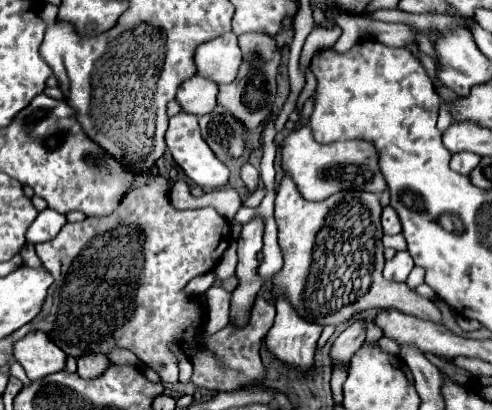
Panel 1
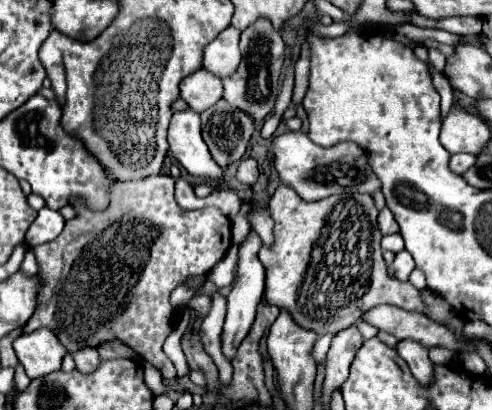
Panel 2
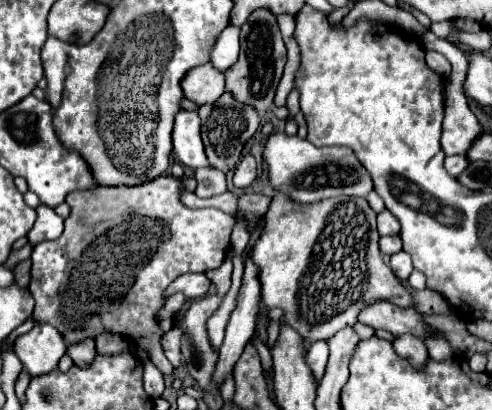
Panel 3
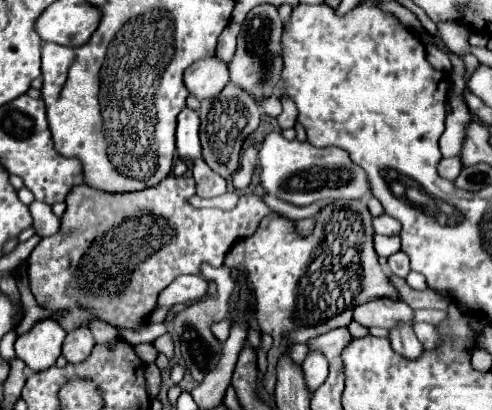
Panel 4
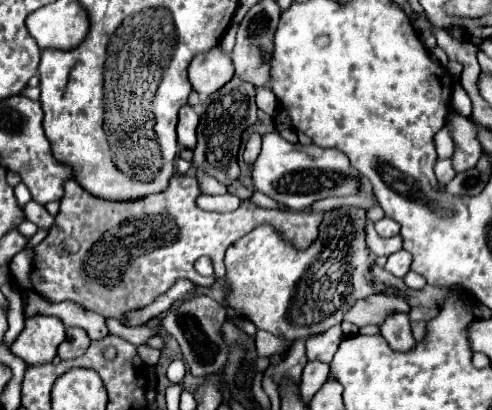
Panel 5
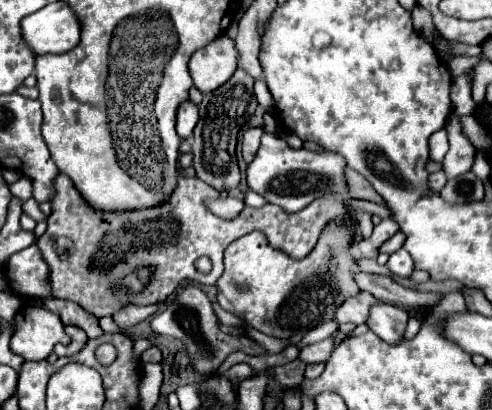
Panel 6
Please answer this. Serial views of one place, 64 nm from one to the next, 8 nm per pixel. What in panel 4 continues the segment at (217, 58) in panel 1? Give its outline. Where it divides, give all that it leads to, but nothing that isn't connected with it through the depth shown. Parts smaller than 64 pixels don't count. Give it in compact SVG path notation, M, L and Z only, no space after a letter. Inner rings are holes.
M230 22L224 32L220 34L220 40L218 40L218 48L216 48L216 56L224 62L230 62L232 56L234 56L234 50L236 50L236 36L240 32L240 24L236 22Z

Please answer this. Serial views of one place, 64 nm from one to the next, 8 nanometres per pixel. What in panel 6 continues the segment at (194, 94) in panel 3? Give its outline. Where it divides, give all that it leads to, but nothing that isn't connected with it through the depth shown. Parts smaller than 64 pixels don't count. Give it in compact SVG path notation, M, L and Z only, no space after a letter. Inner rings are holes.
M228 34L218 36L212 44L196 50L190 58L190 76L200 92L222 86L236 70L236 46Z

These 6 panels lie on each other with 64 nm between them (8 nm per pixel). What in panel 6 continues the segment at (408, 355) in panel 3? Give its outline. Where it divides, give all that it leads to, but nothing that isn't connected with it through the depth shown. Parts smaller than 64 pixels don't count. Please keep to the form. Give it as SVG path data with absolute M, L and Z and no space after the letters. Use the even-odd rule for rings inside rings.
M372 304L368 312L366 326L378 334L386 342L400 342L404 338L404 328L408 322L408 312L402 308L396 308L392 304Z

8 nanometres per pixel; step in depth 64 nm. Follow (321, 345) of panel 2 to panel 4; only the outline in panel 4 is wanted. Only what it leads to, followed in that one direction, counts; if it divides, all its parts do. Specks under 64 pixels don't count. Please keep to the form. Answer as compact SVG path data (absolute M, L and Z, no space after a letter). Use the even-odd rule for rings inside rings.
M310 352L302 364L302 372L304 372L306 388L310 392L316 392L328 376L328 362L320 352Z

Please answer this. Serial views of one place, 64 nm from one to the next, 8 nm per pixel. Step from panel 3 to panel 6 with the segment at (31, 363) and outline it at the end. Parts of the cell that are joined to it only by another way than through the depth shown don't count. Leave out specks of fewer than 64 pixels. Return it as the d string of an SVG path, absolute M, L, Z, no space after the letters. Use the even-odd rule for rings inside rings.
M24 306L14 316L16 330L10 340L10 350L24 360L44 360L54 344L64 340L64 324L60 318L42 306Z

